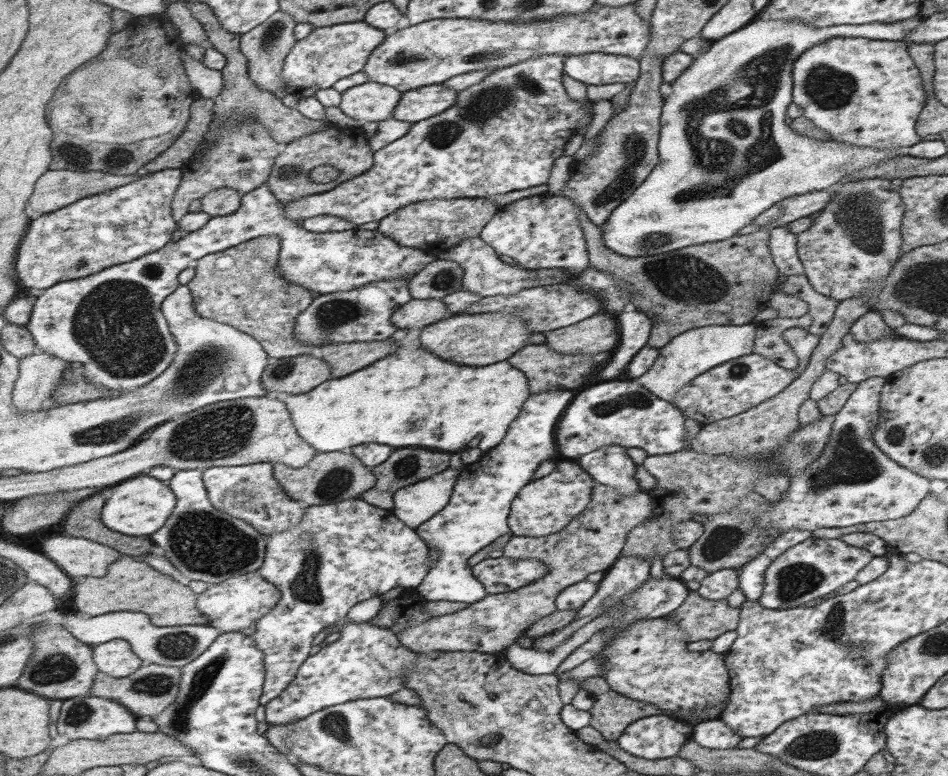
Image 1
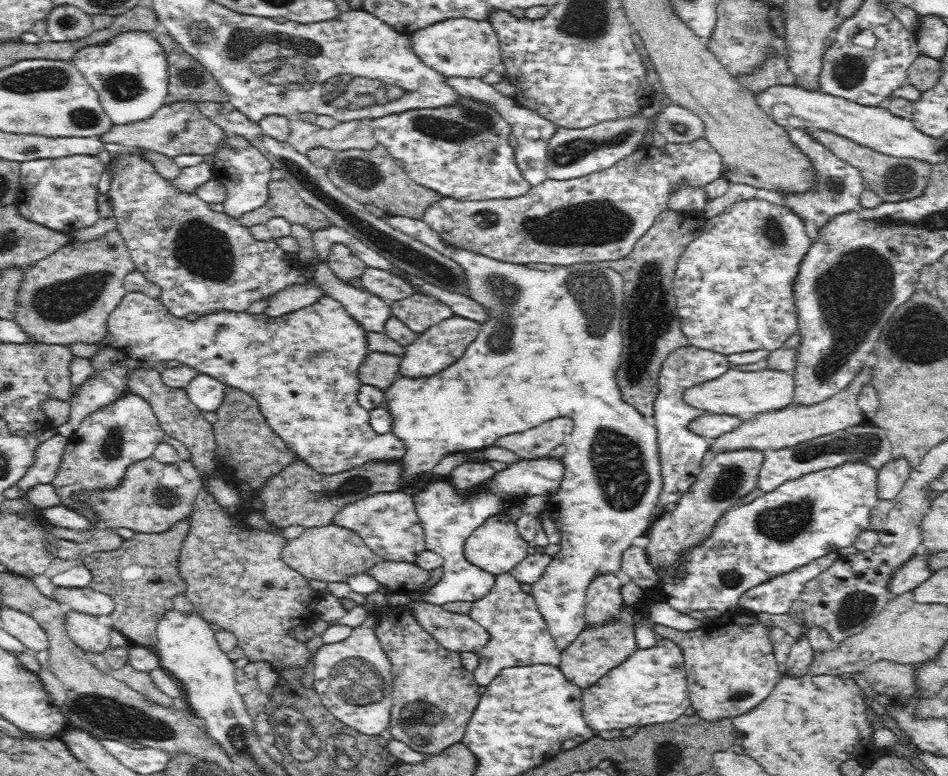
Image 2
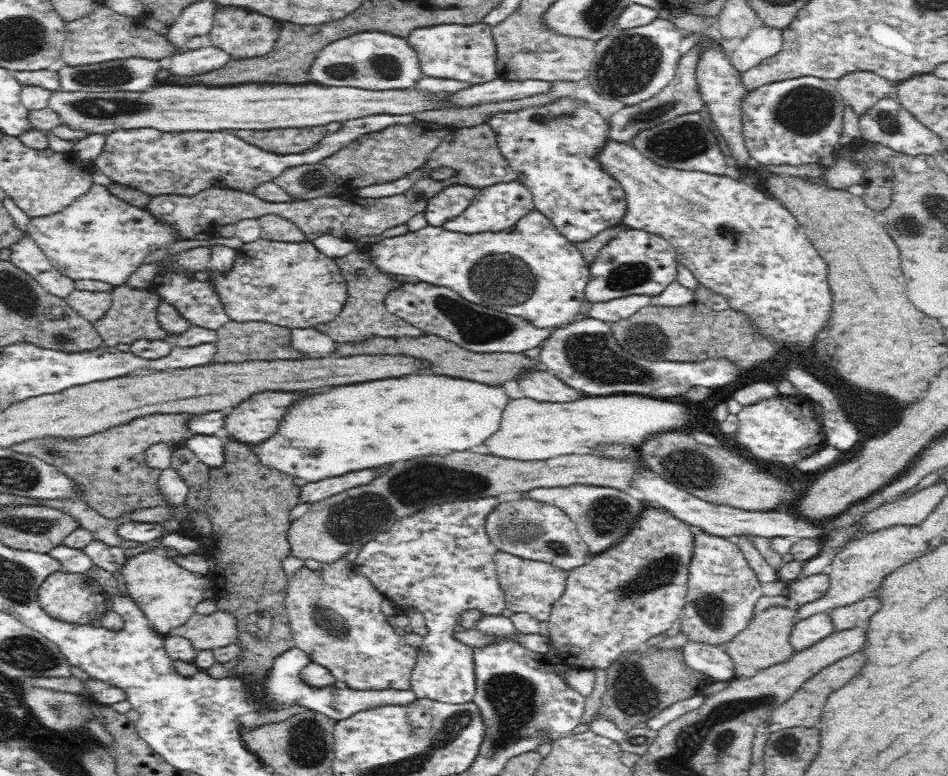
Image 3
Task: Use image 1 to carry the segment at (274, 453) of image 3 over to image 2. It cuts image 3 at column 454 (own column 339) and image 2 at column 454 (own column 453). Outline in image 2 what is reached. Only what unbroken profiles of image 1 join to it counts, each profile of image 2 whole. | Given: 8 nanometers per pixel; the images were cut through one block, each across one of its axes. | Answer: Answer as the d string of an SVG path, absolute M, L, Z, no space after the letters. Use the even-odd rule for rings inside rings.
M386 216L383 218L392 228L400 230L404 234L415 238L417 241L423 242L426 246L430 246L449 258L454 260L460 268L463 270L465 278L465 294L472 300L478 302L484 307L487 312L486 320L480 326L480 334L477 334L478 338L474 342L469 343L468 350L464 352L464 356L456 362L452 363L452 366L448 366L444 372L440 374L433 374L431 377L406 377L398 376L398 380L392 383L385 389L384 398L388 402L389 416L392 416L392 434L399 438L401 442L404 442L405 455L401 459L404 467L404 475L410 478L411 489L407 490L409 495L413 495L418 490L418 484L433 473L433 467L448 455L448 450L470 450L472 448L486 448L490 444L494 444L500 436L506 436L506 434L514 434L514 432L524 432L526 428L532 428L532 426L538 426L540 422L546 422L546 420L552 420L552 418L558 418L558 416L568 417L573 420L573 431L568 437L566 442L566 452L561 458L561 464L564 464L564 475L561 478L560 487L557 488L555 499L551 499L551 508L553 502L557 499L560 501L560 534L562 534L562 550L555 555L544 574L540 577L538 582L532 584L531 596L535 599L538 608L545 619L546 625L548 625L549 634L552 634L553 640L556 641L556 645L562 649L560 654L559 669L563 672L563 675L580 689L584 690L592 686L599 678L606 676L610 669L616 668L622 664L636 649L647 649L654 646L656 640L656 632L653 630L653 623L648 620L646 612L642 612L638 606L643 605L644 601L648 598L652 598L654 594L648 591L647 596L644 597L642 602L633 603L631 605L625 605L624 614L629 618L632 618L632 628L634 628L634 634L628 626L624 626L622 622L618 622L616 626L608 626L608 628L593 628L593 630L586 630L581 632L588 625L585 618L585 606L587 591L589 590L589 584L593 582L594 577L600 574L612 574L615 575L620 572L622 559L624 552L632 546L634 538L638 536L644 536L645 530L648 530L648 526L651 525L652 517L656 514L657 506L659 504L659 498L663 489L663 480L661 475L661 464L659 463L659 446L657 443L657 428L652 424L646 422L646 418L642 413L637 412L636 408L628 402L621 400L621 390L617 386L617 371L620 368L620 362L623 354L623 338L622 338L622 310L623 310L623 278L620 273L608 266L600 266L597 263L580 263L568 266L556 266L551 265L548 270L538 270L536 267L528 267L526 264L514 264L504 262L498 259L490 258L484 254L480 254L474 251L469 251L464 248L456 248L456 246L449 244L444 238L440 236L440 233L436 232L434 228L430 227L428 223L418 220L416 218L410 218L406 216Z

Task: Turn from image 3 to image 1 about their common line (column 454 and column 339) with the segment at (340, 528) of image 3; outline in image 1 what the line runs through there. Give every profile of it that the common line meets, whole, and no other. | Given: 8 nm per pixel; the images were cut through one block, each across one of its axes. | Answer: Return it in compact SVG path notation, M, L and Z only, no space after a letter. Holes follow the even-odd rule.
M348 450L318 454L309 465L300 469L279 462L274 463L274 475L292 499L307 506L335 504L358 498L361 492L371 488L377 480L372 468L365 466Z

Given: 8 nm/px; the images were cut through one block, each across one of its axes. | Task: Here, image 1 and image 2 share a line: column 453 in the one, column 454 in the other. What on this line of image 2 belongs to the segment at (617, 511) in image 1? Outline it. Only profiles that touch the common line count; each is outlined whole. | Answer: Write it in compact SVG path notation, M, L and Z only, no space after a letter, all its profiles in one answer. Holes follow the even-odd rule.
M421 600L412 601L406 610L415 616L420 627L454 653L477 653L489 640L489 633L469 614L451 612Z

